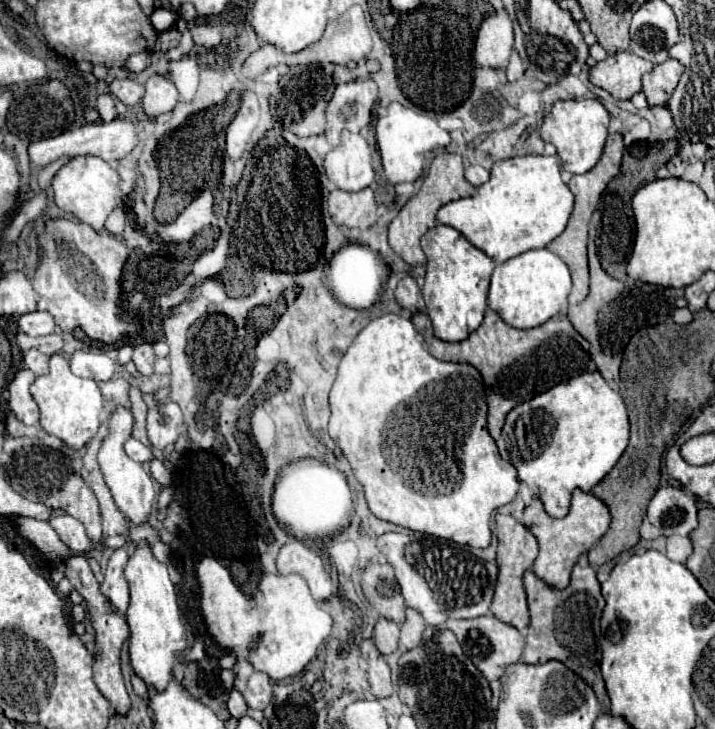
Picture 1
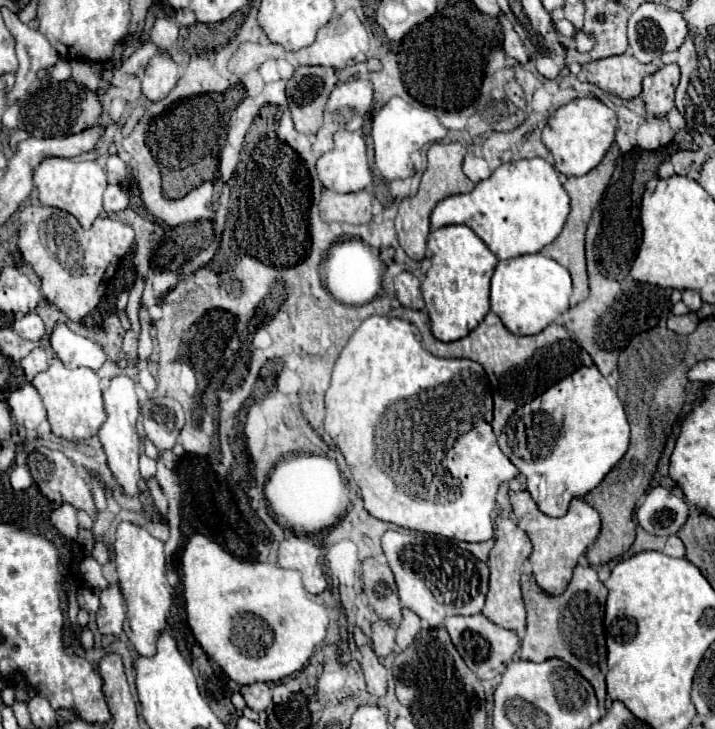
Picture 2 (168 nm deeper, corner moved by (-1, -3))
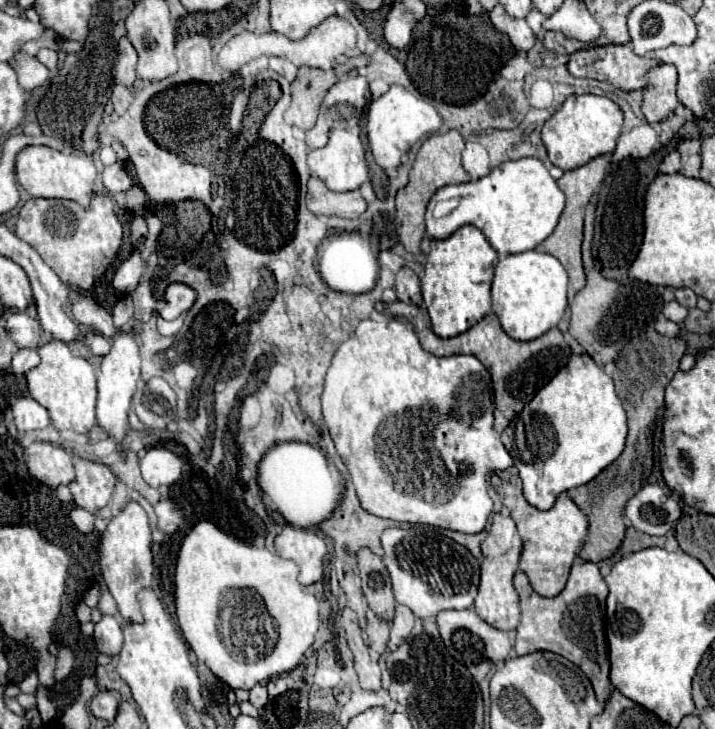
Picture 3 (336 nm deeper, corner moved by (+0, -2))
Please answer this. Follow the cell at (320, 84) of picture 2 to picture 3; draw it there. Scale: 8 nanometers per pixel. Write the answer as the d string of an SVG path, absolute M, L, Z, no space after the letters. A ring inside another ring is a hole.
M299 67L297 79L291 83L291 107L285 113L285 121L299 129L311 129L317 121L321 101L325 93L337 83L337 75L333 71Z

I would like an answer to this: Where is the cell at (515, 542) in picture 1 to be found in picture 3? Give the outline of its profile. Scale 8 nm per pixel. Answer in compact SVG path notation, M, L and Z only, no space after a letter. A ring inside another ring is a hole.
M497 513L491 523L489 537L481 545L483 549L483 567L481 567L481 585L479 595L475 599L475 609L483 621L501 631L517 629L519 625L519 595L513 587L513 575L519 569L519 557L523 549L523 541L515 527L515 521L509 515Z

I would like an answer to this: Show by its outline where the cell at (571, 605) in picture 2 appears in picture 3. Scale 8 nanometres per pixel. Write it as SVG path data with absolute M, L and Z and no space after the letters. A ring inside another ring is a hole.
M595 563L573 565L565 589L557 597L551 597L551 599L535 593L523 571L515 573L513 585L521 599L521 623L517 627L517 639L515 639L517 655L529 655L535 651L553 651L553 653L563 655L589 677L599 703L607 703L611 695L607 641L603 633L607 585L597 565Z

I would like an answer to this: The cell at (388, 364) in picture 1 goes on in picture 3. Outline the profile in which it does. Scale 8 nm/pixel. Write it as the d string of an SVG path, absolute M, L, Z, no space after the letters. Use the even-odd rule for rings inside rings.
M365 319L357 325L355 333L341 343L337 349L333 363L327 371L325 377L325 391L321 395L323 403L323 419L325 425L333 437L335 449L341 455L351 481L357 489L357 497L361 501L361 507L377 517L401 521L401 523L421 523L421 525L431 525L431 527L441 527L441 529L451 529L459 533L481 533L487 525L487 519L493 511L493 501L487 493L487 475L493 475L497 471L505 471L507 467L513 465L511 455L503 447L499 433L493 429L493 389L491 389L491 375L489 371L481 365L481 361L473 355L451 355L451 357L435 357L427 353L411 329L407 321L397 321L397 319L387 319L387 321L371 321Z

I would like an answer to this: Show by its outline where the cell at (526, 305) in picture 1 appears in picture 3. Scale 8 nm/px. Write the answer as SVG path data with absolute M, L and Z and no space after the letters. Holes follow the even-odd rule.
M525 251L499 259L491 297L503 331L517 341L529 341L555 327L567 309L567 283L565 267L549 253Z

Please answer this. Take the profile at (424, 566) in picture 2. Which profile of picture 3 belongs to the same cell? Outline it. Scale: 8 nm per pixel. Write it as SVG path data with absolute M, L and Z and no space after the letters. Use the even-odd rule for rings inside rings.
M413 525L409 529L385 529L381 535L383 545L383 563L391 575L395 601L407 605L419 619L433 619L439 611L447 609L471 609L479 589L479 561L471 555L469 549L445 537L439 529L429 525Z

